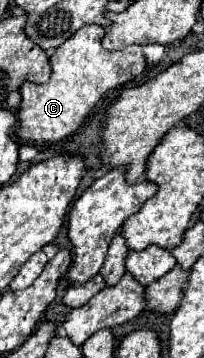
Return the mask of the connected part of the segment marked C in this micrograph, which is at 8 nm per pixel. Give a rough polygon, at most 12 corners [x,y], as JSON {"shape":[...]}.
{"shape":[[84,25],[24,83],[16,135],[60,141],[146,67],[140,45],[102,47]]}

